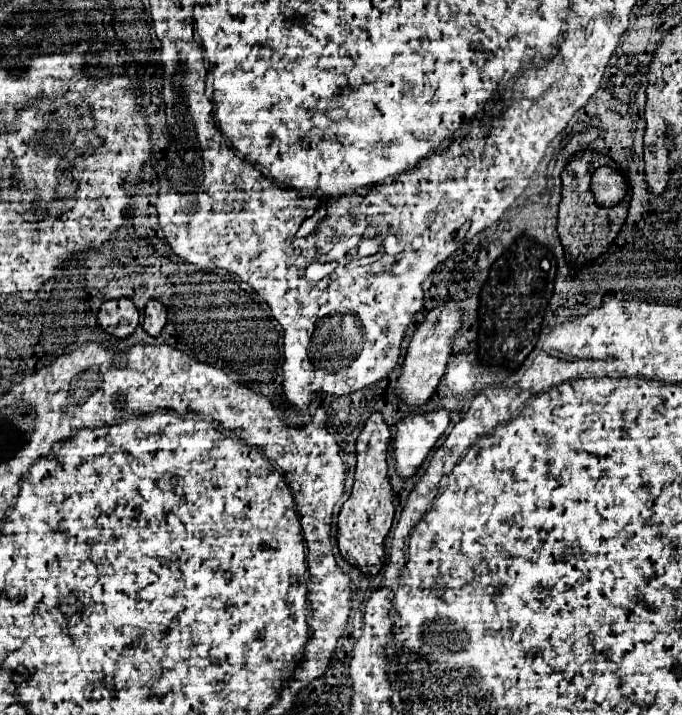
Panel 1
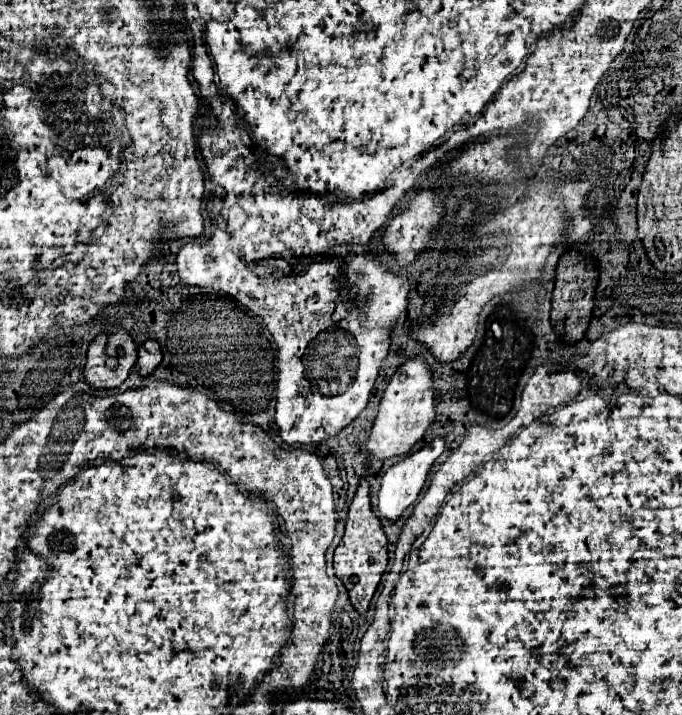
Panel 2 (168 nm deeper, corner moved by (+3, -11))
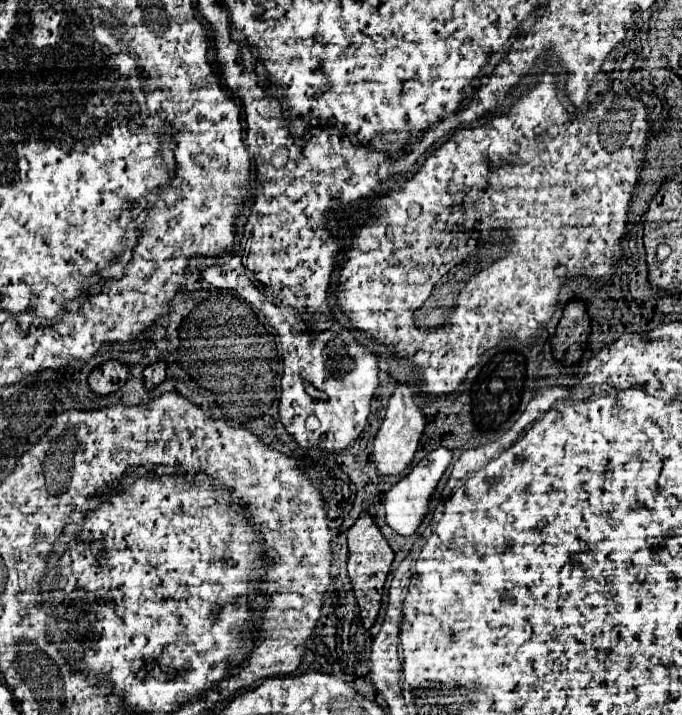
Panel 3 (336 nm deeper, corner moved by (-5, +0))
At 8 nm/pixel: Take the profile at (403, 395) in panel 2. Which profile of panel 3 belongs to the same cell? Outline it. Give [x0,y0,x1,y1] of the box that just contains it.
[374,383,426,475]

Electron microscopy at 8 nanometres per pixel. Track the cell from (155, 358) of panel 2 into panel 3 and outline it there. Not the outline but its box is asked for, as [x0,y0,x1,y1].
[144,361,166,389]

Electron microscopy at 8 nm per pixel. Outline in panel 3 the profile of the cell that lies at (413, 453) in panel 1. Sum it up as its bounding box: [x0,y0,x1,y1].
[384,447,452,535]

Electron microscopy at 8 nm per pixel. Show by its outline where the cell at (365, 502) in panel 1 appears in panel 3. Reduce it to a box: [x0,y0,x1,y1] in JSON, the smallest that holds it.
[348,511,394,629]

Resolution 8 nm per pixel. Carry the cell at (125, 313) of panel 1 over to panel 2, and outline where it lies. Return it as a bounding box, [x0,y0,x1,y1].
[84,328,136,390]

